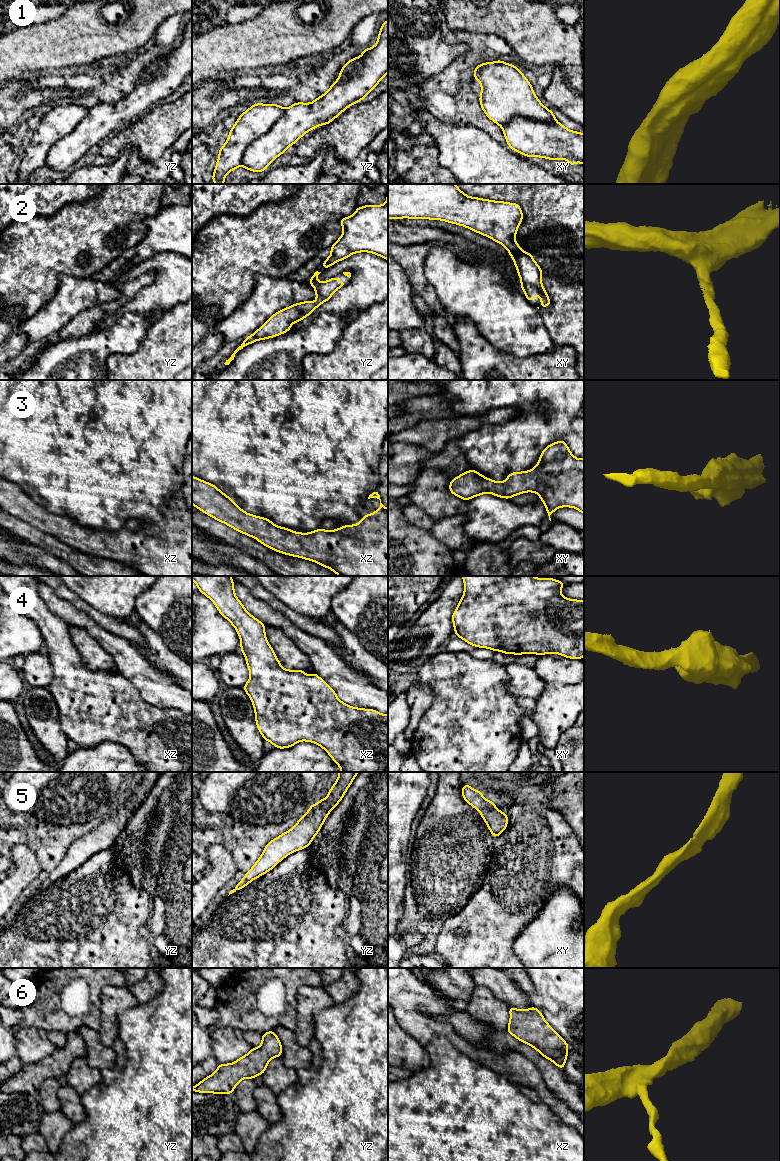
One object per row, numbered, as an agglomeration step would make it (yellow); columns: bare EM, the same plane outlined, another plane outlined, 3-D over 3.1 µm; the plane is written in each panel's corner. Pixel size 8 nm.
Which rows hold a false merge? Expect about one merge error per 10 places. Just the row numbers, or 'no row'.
1

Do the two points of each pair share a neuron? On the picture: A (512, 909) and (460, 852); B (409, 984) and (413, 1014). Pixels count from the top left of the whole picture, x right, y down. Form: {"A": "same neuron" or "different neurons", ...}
{"A": "different neurons", "B": "same neuron"}

